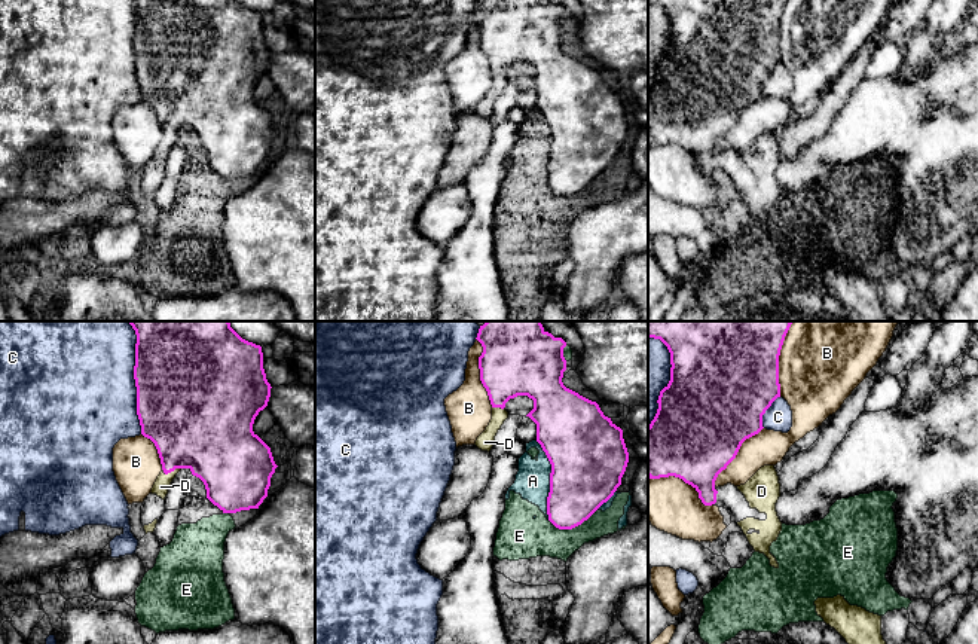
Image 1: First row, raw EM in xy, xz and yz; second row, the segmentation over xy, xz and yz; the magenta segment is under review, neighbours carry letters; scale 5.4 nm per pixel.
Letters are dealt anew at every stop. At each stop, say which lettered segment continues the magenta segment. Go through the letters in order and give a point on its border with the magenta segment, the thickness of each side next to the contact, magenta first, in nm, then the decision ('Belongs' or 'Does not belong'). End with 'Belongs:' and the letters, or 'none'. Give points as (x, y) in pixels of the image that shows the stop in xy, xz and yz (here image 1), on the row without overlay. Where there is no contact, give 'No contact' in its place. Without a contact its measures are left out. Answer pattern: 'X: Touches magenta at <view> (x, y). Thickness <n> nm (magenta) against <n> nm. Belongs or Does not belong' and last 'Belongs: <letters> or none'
A: Touches magenta at xz (550, 146). Thickness 420 nm (magenta) against 190 nm. Does not belong
B: Touches magenta at yz (684, 147). Thickness 480 nm (magenta) against 280 nm. Does not belong
C: Touches magenta at xy (135, 51). Thickness 500 nm (magenta) against 500 nm. Does not belong
D: Touches magenta at xy (171, 137). Thickness 420 nm (magenta) against 80 nm. Belongs
E: Touches magenta at xz (571, 195). Thickness 320 nm (magenta) against 220 nm. Does not belong
Belongs: D

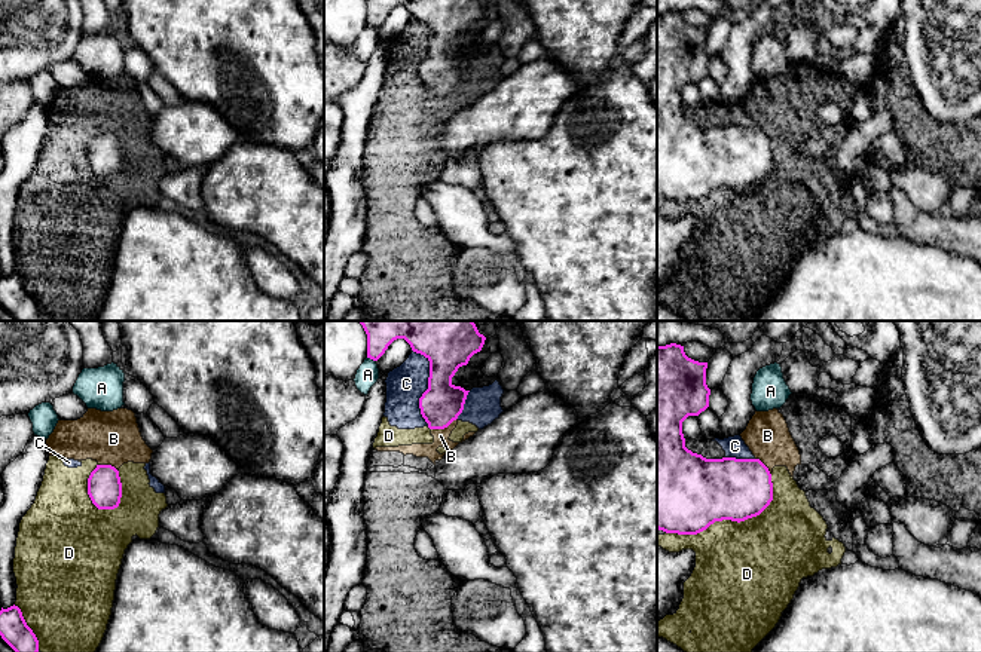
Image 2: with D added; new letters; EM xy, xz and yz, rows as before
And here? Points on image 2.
A: Touches magenta at xz (372, 25). Thickness 110 nm (magenta) against 120 nm. Does not belong
B: Touches magenta at xz (443, 95). Thickness 220 nm (magenta) against 80 nm. Does not belong
C: Touches magenta at xz (428, 52). Thickness 220 nm (magenta) against 200 nm. Does not belong
D: Touches magenta at yz (732, 187). Thickness 380 nm (magenta) against 460 nm. Does not belong
Belongs: none

